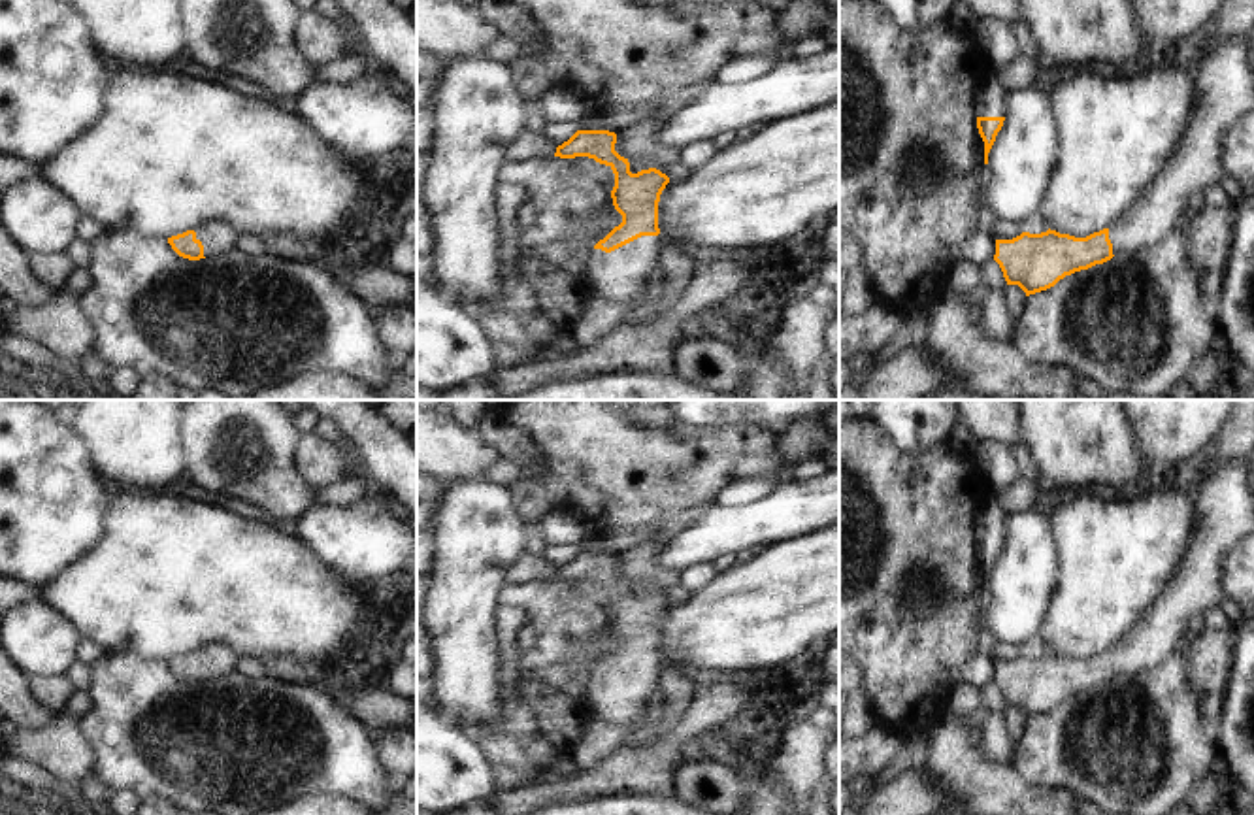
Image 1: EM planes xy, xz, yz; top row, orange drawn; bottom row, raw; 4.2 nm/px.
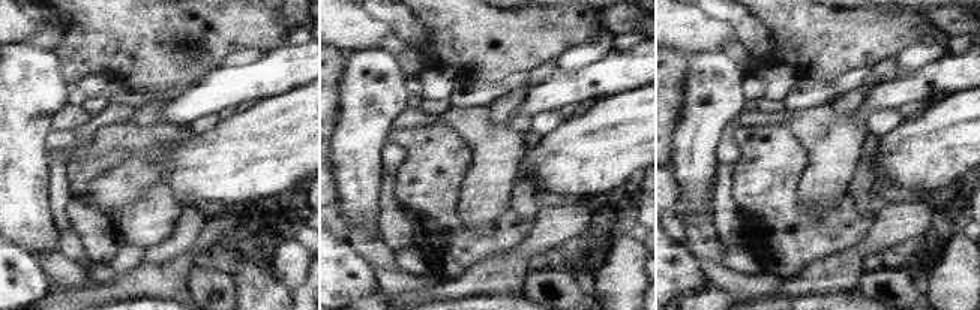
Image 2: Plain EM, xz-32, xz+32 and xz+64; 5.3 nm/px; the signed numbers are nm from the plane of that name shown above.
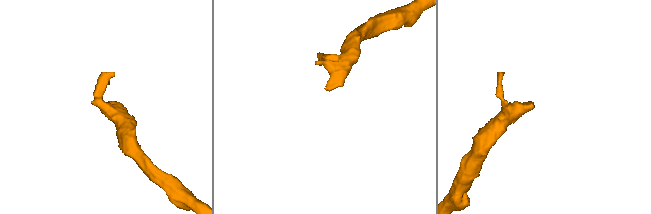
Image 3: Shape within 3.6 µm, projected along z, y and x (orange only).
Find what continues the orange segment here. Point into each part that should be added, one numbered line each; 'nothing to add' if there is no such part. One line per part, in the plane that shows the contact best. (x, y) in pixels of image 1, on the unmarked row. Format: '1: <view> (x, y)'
1: xz (619, 698)

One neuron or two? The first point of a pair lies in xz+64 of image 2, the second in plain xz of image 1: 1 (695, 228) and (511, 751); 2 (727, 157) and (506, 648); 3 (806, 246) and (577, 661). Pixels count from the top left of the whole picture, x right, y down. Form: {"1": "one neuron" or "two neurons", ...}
{"1": "one neuron", "2": "one neuron", "3": "two neurons"}

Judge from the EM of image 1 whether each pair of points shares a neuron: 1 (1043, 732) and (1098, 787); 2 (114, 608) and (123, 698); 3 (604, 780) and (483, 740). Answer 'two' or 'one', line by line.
1: one
2: two
3: two

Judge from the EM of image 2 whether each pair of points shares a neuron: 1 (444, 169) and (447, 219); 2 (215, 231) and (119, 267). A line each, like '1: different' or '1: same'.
1: same
2: different

